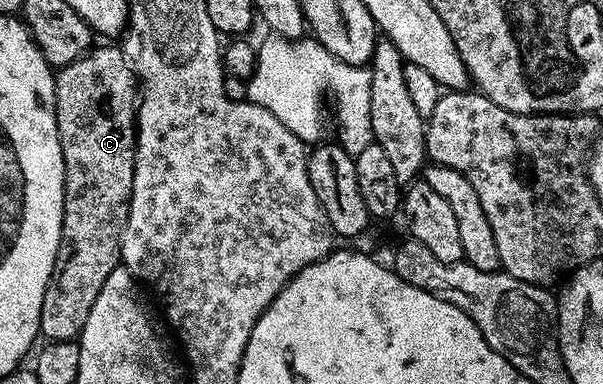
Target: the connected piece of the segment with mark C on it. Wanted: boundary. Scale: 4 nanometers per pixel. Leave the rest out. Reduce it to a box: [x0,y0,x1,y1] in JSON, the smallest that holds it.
[39,45,141,342]

